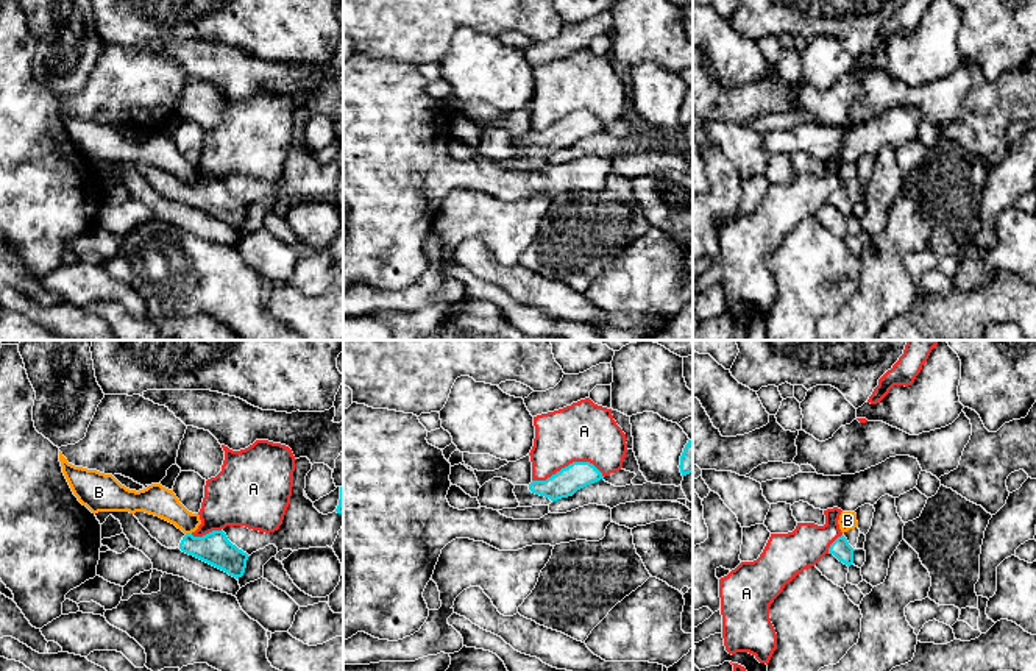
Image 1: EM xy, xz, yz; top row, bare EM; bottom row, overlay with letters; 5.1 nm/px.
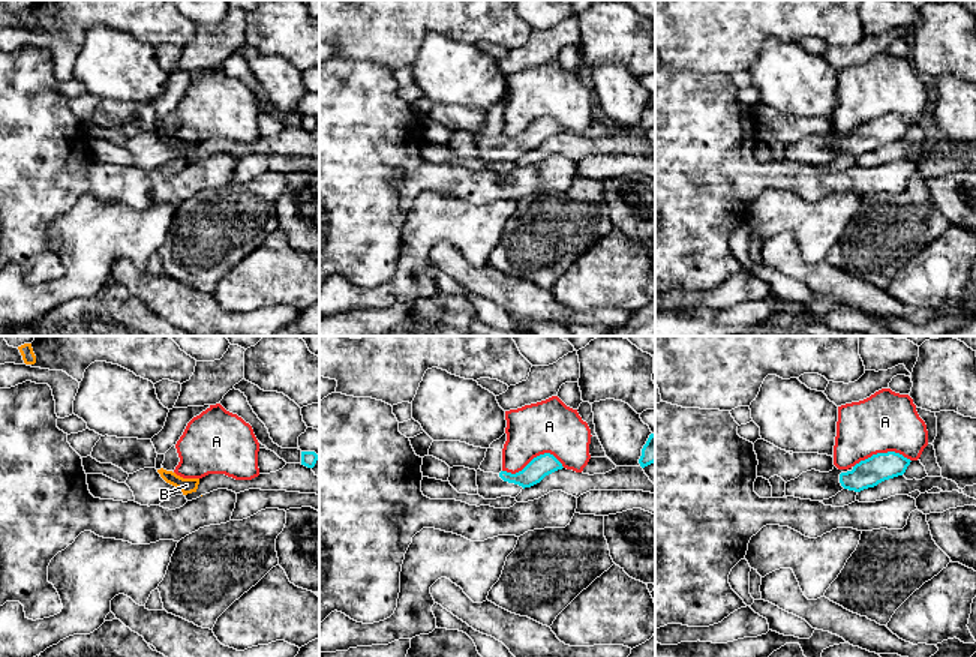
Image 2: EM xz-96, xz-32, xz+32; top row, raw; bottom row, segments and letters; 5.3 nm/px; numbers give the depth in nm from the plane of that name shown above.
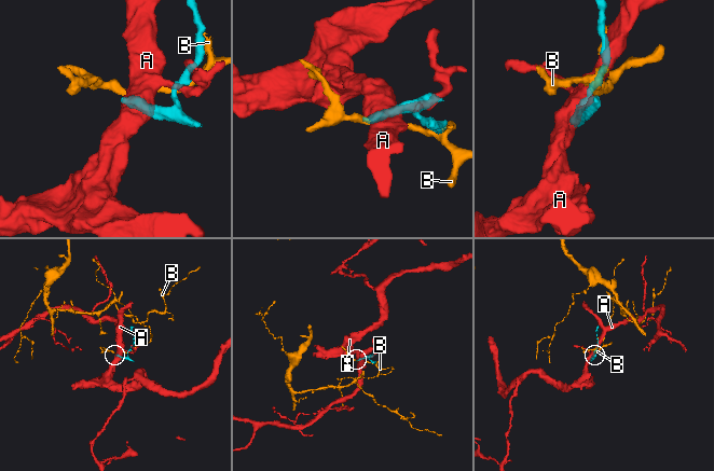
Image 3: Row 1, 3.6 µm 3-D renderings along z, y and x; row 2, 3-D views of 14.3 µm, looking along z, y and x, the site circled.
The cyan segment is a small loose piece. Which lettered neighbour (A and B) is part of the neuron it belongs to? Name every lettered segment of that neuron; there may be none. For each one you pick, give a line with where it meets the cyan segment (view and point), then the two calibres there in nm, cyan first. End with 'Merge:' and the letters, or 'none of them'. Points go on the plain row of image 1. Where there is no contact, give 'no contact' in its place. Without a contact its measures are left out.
Merge: none of them

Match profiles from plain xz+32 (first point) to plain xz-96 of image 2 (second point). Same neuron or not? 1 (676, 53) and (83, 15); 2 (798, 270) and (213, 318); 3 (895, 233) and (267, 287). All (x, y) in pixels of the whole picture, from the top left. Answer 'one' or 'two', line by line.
1: one
2: one
3: two

